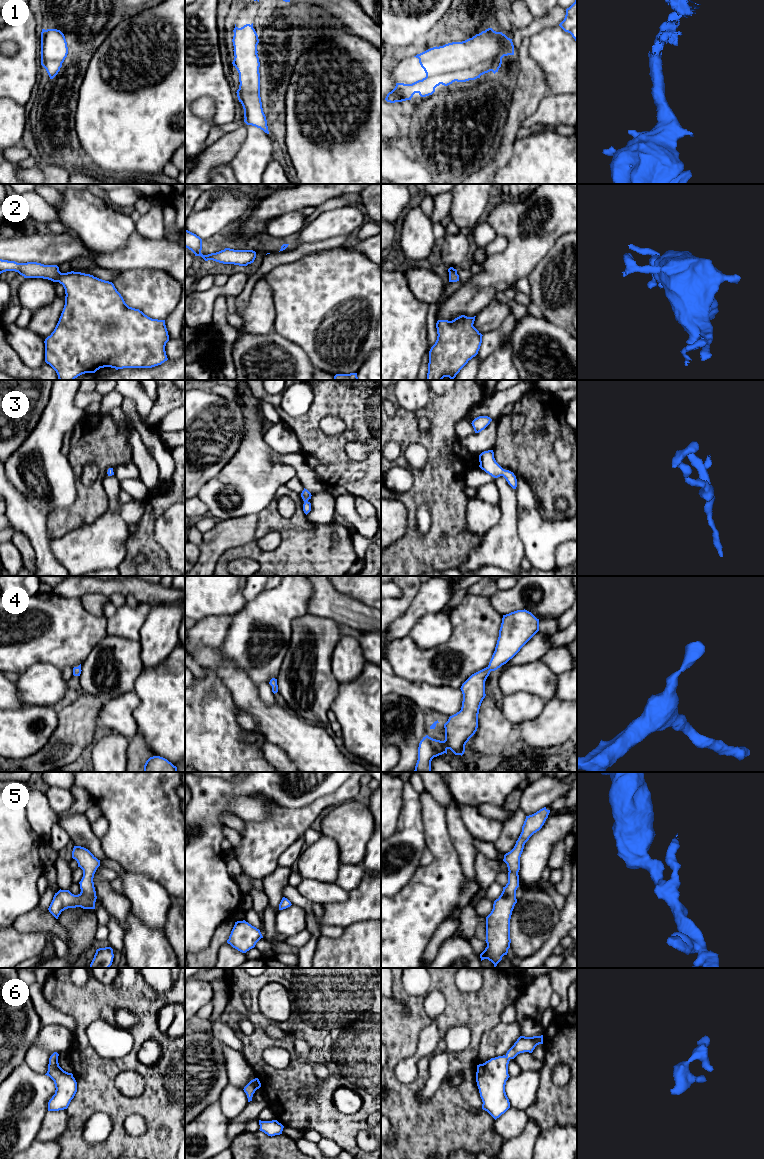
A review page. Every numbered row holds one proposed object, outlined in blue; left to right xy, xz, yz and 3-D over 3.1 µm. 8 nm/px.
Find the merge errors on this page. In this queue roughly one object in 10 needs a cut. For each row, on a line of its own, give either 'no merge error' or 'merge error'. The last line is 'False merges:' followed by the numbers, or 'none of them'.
1: no merge error
2: no merge error
3: no merge error
4: no merge error
5: no merge error
6: no merge error
False merges: none of them

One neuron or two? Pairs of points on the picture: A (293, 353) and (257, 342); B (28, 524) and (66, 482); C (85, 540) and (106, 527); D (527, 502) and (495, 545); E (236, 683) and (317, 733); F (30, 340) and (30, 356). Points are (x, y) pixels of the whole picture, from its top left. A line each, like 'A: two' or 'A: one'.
A: one
B: two
C: one
D: two
E: one
F: one

